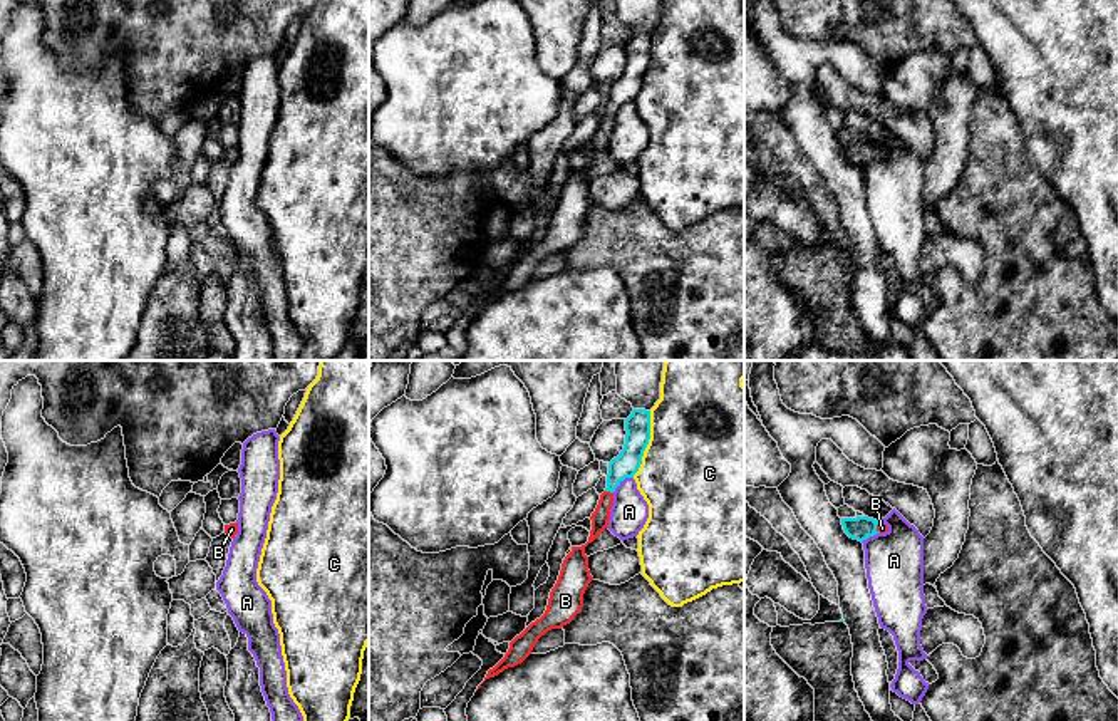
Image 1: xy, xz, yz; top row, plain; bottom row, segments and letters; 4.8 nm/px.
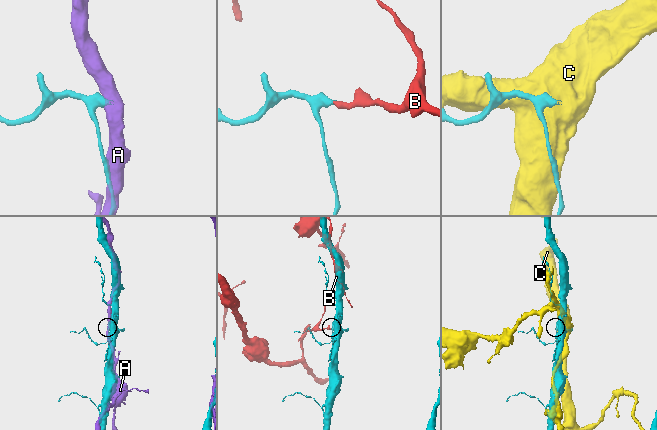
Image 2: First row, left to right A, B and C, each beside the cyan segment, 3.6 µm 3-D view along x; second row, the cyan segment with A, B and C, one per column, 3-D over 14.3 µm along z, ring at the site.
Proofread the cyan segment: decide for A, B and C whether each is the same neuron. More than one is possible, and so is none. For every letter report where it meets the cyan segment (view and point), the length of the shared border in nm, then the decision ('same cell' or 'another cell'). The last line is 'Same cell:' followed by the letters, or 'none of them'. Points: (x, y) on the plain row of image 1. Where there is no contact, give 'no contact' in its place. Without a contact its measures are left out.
A: xz (622, 104) | 130 nm | another cell
B: xz (609, 114) | 40 nm | another cell
C: xz (647, 67) | 340 nm | another cell
Same cell: none of them

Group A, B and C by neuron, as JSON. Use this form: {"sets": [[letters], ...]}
{"sets": [["A"], ["B"], ["C"]]}

